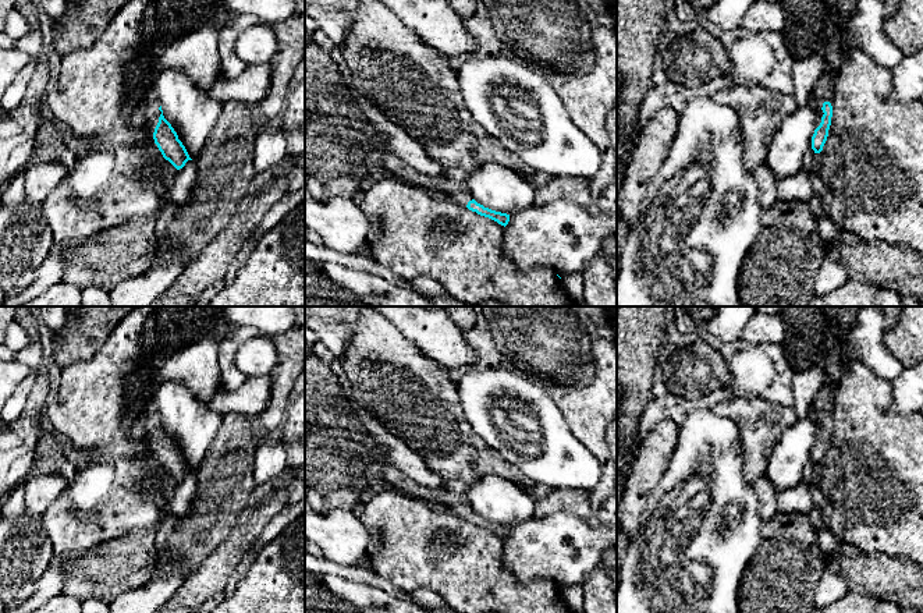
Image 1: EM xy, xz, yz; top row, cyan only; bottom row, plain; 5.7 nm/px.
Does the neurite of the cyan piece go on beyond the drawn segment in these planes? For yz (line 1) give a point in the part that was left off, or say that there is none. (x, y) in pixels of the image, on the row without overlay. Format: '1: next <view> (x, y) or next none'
1: next yz (819, 418)

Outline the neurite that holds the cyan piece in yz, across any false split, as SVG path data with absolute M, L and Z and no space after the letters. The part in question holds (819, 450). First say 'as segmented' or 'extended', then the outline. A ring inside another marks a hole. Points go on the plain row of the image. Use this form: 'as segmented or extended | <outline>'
extended | M830 414L817 415L817 432L816 432L816 442L812 449L812 461L814 465L820 465L828 449L828 442L831 437L833 429L833 418Z

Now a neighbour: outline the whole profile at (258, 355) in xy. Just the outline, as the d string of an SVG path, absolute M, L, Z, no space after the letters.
M252 337L235 352L235 365L245 376L269 375L278 364L276 347L270 337Z

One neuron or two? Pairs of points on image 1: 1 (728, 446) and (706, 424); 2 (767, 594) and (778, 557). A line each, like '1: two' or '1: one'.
1: one
2: one

